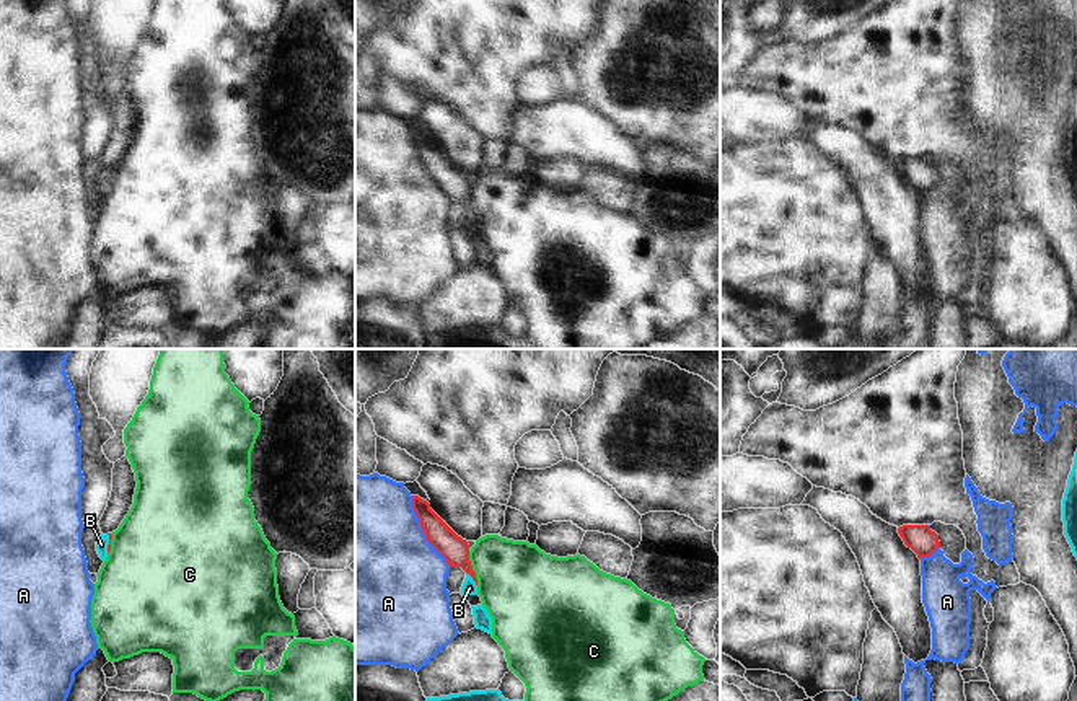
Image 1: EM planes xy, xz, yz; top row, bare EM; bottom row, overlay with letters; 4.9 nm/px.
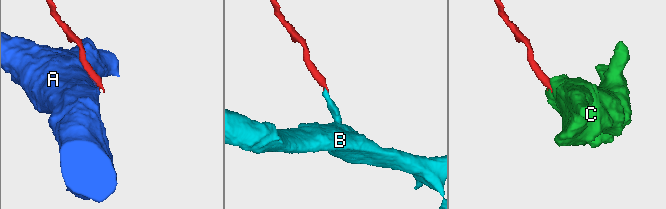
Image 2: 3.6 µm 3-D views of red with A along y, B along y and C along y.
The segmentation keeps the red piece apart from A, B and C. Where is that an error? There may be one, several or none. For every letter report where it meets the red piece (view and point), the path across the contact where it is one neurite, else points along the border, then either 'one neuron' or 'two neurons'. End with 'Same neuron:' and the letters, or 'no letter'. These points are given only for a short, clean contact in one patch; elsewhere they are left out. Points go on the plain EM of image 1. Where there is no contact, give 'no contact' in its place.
A: meets red in xz at (424, 167); two neurons
B: meets red in xz at (473, 214); runs through xz (455, 185), (473, 214), (470, 222); one neuron
C: meets red in xz at (471, 202); border along xz (468, 186), (478, 219); two neurons
Same neuron: B

